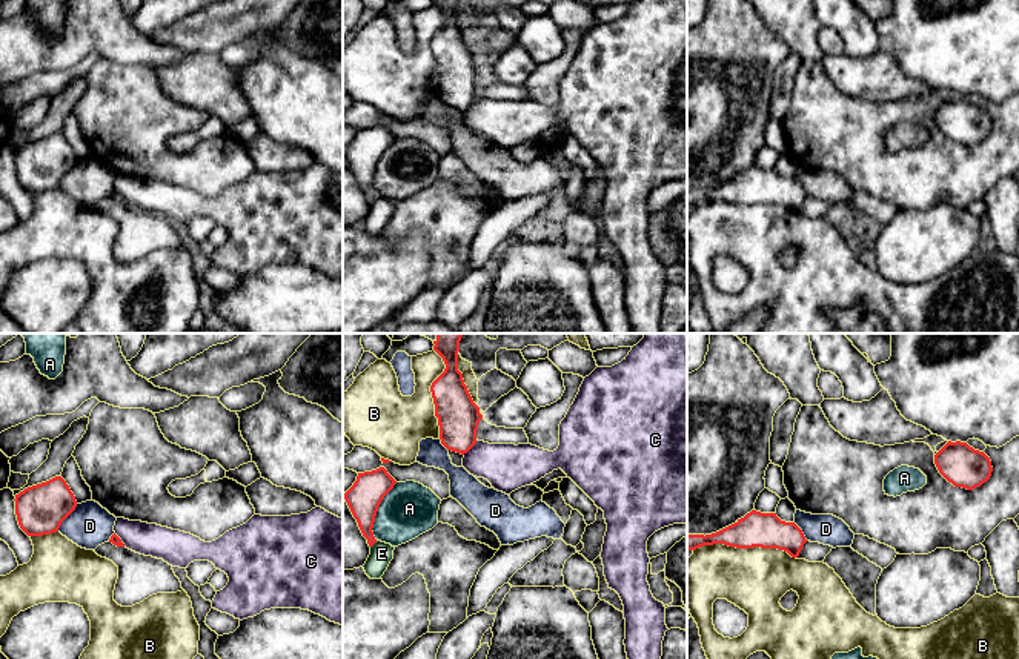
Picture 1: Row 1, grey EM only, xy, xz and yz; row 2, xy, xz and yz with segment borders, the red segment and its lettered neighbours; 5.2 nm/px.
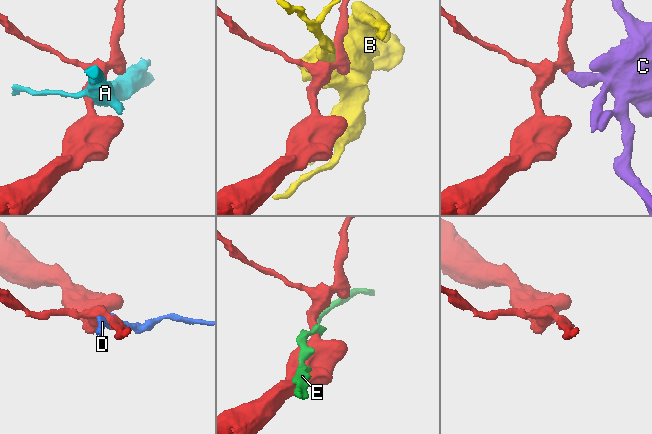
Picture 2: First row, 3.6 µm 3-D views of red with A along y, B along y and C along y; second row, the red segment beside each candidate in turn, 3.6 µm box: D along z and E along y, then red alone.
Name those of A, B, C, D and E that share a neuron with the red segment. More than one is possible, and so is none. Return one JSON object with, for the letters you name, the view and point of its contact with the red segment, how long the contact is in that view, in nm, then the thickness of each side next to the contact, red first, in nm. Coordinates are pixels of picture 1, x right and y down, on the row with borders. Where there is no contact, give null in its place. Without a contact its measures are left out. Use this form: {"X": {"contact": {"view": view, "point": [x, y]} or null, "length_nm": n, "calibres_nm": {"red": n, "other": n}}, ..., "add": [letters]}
{"add": []}

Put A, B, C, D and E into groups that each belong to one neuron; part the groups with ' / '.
A / B / C / D / E

